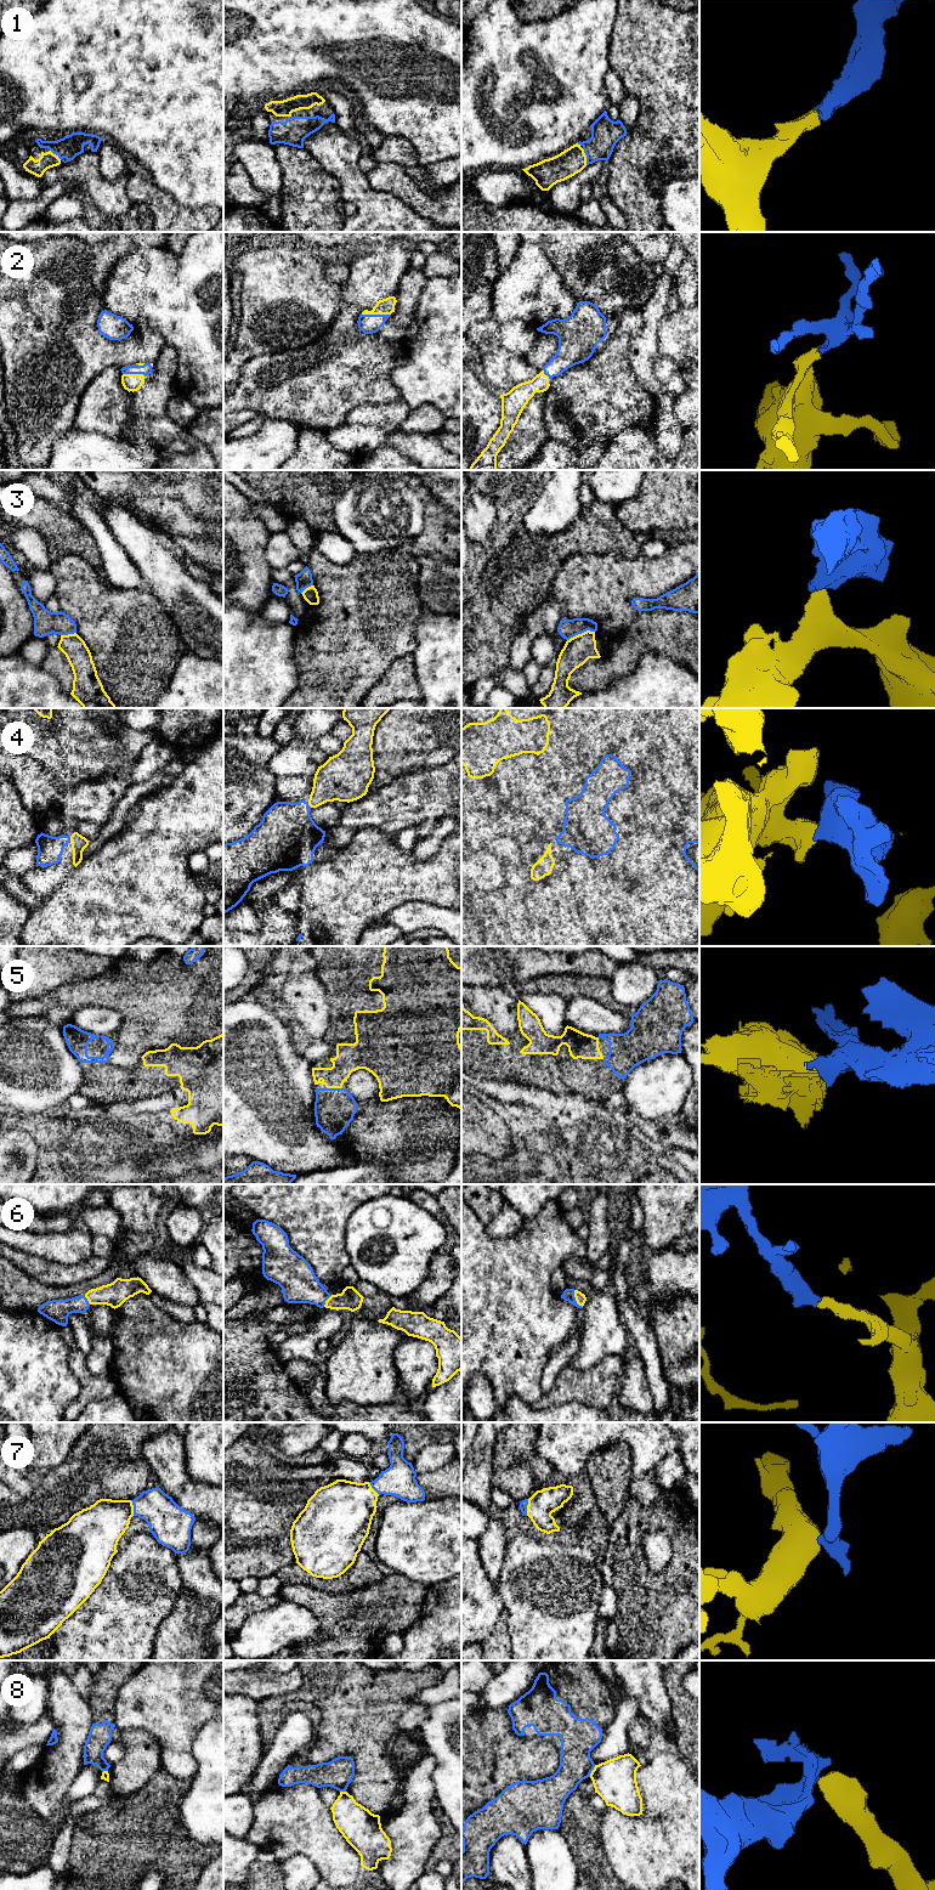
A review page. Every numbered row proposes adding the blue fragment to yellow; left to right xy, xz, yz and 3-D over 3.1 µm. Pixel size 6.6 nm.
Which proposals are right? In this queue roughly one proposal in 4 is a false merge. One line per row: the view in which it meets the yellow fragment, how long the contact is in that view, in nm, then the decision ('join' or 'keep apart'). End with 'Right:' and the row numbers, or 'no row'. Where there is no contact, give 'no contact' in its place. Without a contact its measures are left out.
1: contact in yz; length 120 nm; join
2: contact in xz; length 190 nm; join
3: contact in yz; length 200 nm; keep apart
4: contact in xy; length 50 nm; join
5: contact in xz; length 110 nm; join
6: contact in yz; length 130 nm; join
7: contact in yz; length 110 nm; join
8: contact in yz; length 90 nm; keep apart
Right: 1, 2, 4, 5, 6, 7

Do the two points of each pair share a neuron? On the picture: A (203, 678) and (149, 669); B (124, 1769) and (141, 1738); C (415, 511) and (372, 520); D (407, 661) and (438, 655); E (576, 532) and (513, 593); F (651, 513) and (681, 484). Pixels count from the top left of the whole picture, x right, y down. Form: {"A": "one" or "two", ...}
{"A": "two", "B": "one", "C": "one", "D": "two", "E": "one", "F": "one"}

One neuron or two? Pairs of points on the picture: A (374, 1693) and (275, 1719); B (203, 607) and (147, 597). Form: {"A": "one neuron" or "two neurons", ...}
{"A": "one neuron", "B": "two neurons"}

